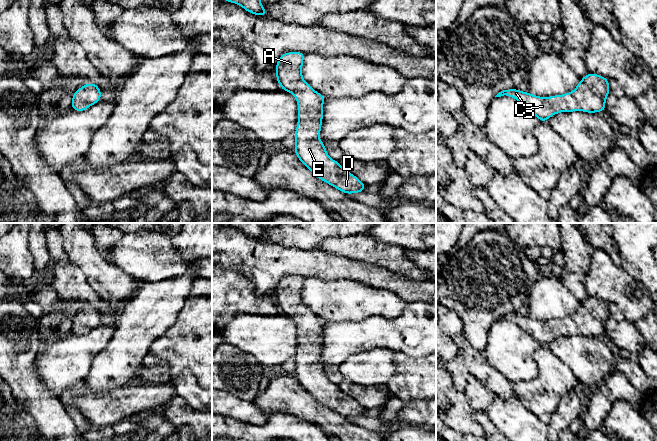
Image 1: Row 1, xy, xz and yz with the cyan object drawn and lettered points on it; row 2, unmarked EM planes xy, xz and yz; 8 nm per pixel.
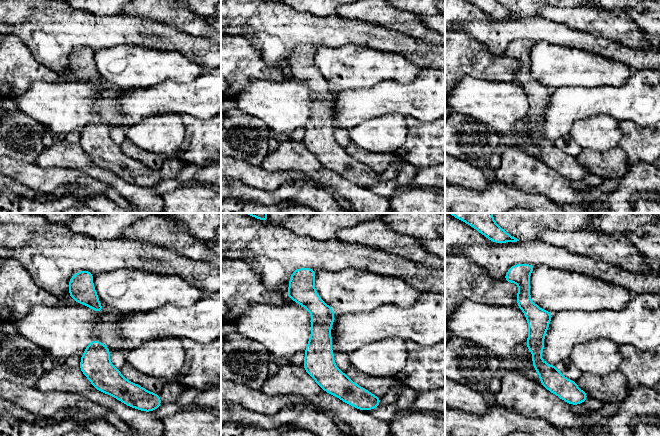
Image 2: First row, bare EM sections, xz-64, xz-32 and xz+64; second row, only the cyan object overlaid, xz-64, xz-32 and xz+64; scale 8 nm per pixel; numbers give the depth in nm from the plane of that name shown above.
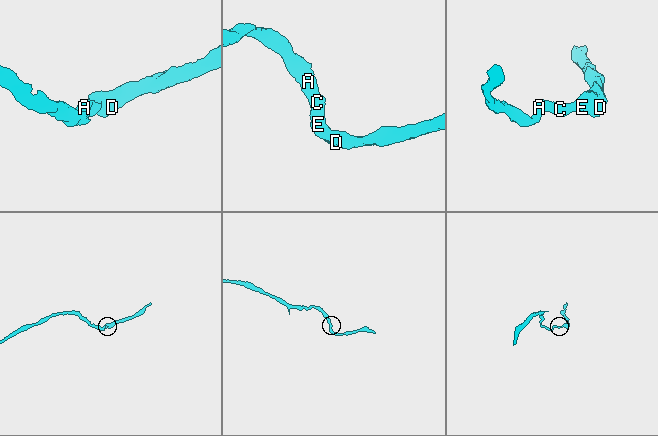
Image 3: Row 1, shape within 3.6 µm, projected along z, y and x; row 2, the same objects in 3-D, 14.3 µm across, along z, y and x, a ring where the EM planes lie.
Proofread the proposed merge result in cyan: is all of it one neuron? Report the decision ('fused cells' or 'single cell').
single cell

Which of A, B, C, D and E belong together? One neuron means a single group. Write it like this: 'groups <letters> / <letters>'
groups A B C D E

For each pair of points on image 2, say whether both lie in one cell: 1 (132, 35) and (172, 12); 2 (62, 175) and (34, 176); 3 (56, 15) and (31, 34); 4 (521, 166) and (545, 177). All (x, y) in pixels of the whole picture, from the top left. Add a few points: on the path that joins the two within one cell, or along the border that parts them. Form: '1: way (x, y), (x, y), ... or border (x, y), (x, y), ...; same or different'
1: border (133, 15), (165, 22), (178, 30); different
2: way (55, 176), (41, 176); same
3: way (50, 21), (47, 24), (41, 24), (37, 28); same
4: way (527, 172), (539, 177); same

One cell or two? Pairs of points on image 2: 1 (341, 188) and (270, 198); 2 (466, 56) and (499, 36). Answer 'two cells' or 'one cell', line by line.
1: two cells
2: two cells

